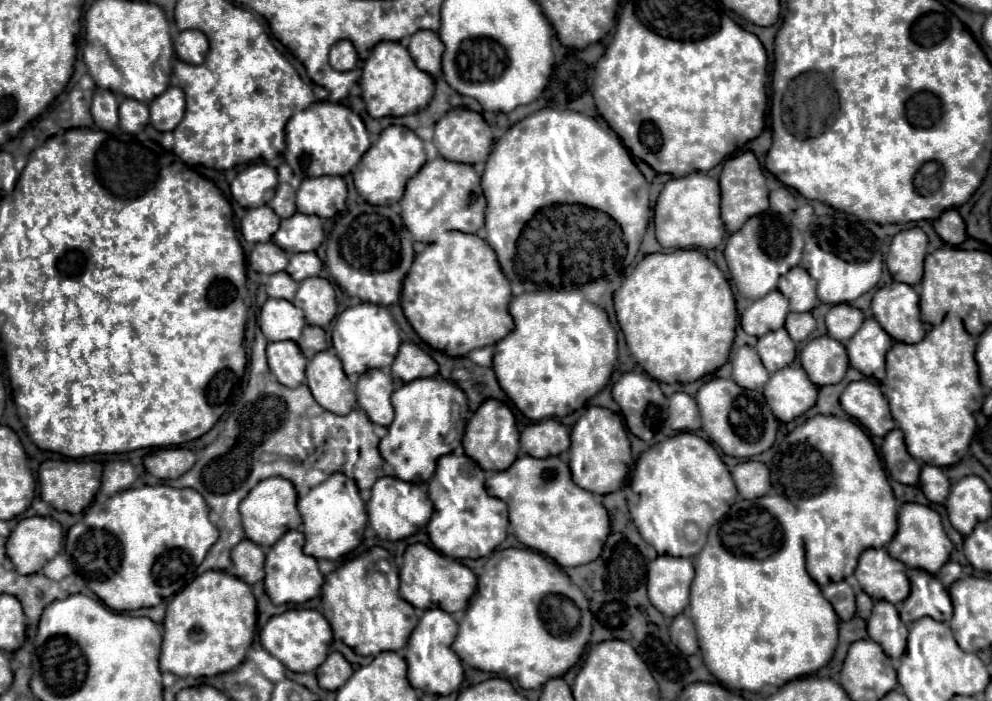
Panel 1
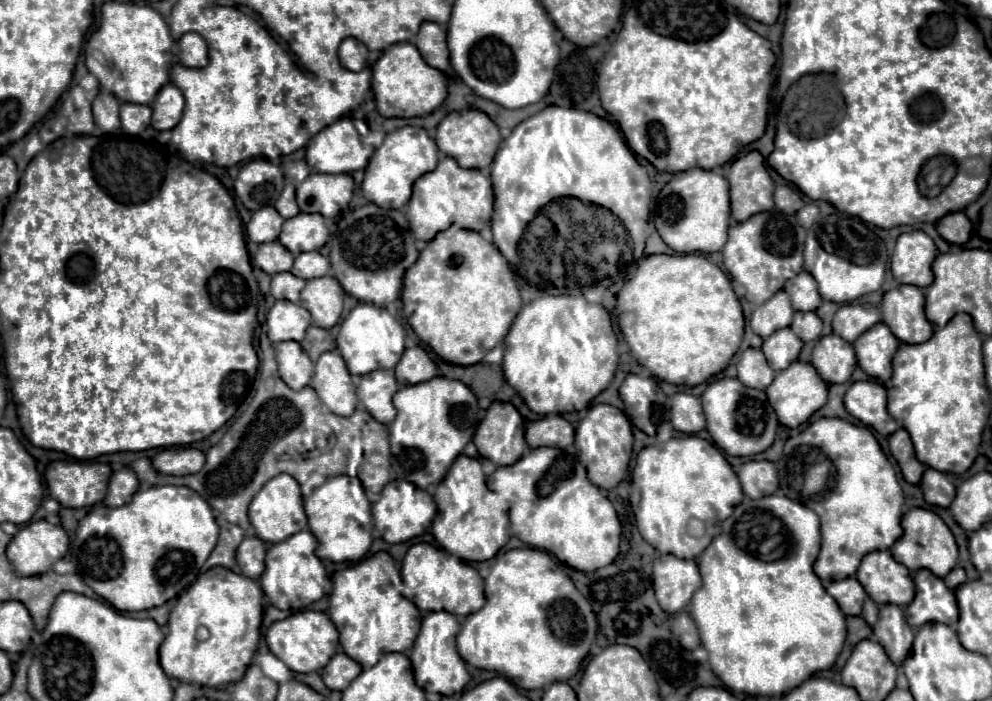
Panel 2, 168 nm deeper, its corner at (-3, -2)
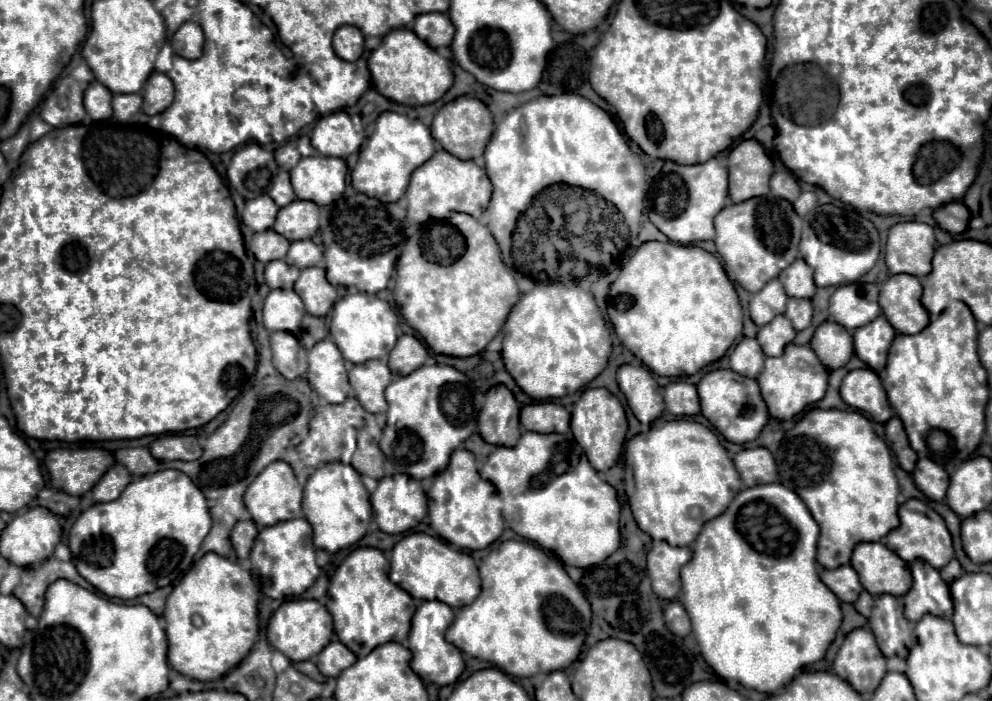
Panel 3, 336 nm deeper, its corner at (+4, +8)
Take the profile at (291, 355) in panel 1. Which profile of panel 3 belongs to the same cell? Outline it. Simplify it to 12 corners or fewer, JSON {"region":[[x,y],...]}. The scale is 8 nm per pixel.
{"region":[[272,332],[272,362],[288,380],[308,368],[304,350],[290,332]]}

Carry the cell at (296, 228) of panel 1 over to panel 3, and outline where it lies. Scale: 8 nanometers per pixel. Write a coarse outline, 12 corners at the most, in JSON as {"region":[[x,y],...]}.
{"region":[[318,206],[280,208],[274,230],[286,240],[318,232]]}

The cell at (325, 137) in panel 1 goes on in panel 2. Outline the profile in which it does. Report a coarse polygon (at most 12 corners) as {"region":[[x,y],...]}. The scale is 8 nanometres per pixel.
{"region":[[351,117],[321,130],[307,146],[317,172],[367,166],[380,139]]}

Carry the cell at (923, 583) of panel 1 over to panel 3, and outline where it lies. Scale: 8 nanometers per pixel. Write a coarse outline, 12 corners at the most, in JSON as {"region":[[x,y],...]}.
{"region":[[924,560],[910,564],[914,584],[904,616],[952,618],[952,598],[940,572]]}

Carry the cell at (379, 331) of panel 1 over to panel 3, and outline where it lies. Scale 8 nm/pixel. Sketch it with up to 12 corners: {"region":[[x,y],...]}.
{"region":[[378,296],[334,304],[330,338],[344,360],[390,354],[398,316]]}

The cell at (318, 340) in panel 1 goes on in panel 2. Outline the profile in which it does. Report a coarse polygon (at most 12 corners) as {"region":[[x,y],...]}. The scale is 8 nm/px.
{"region":[[311,326],[303,350],[313,362],[319,354],[335,350],[335,340],[325,328]]}

